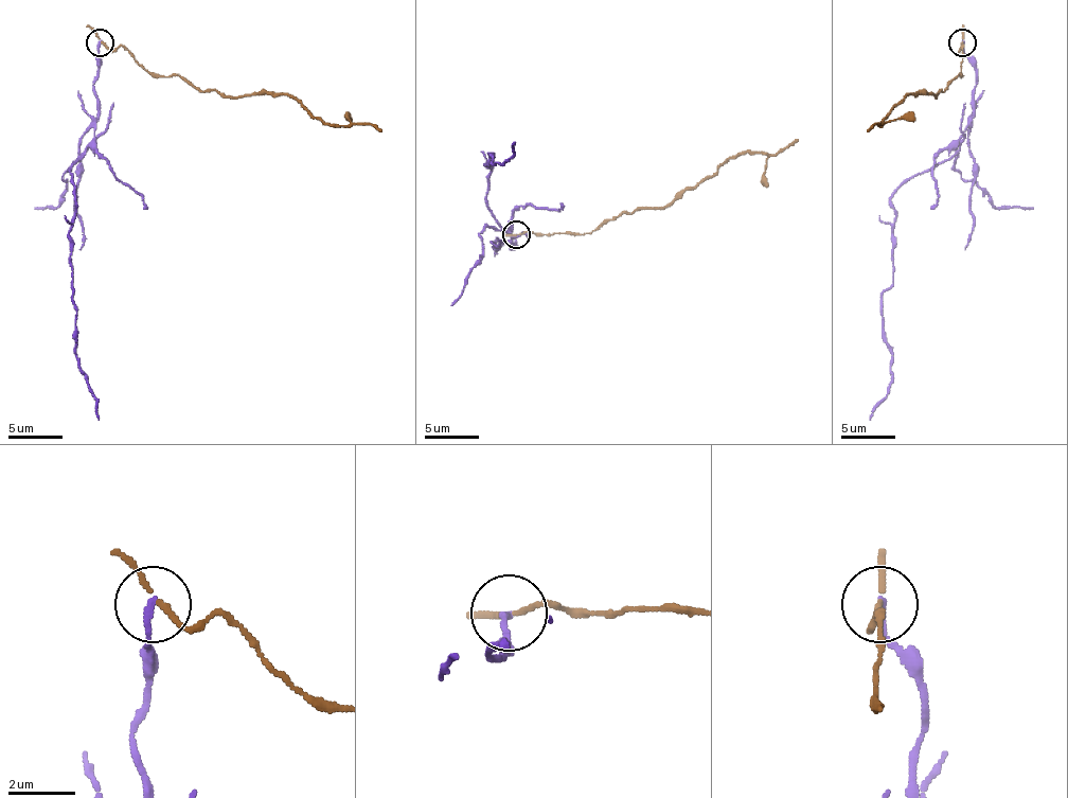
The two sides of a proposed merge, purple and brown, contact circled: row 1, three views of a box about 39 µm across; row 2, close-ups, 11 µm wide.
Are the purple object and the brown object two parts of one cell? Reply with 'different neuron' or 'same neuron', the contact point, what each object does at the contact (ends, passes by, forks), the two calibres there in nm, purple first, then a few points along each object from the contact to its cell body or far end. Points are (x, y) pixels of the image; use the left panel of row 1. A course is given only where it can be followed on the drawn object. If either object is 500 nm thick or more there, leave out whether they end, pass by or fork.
different neuron; at (100, 42); purple ends there; brown passes by; 200 nm thick on the purple side, 140 nm on the other; purple runs (99, 42), (96, 124), (86, 154), (72, 167), (74, 211), (69, 232), (77, 362), (99, 420); brown runs (102, 42), (110, 50), (121, 45), (145, 69), (180, 74), (202, 91), (289, 93), (317, 118), (381, 131)

